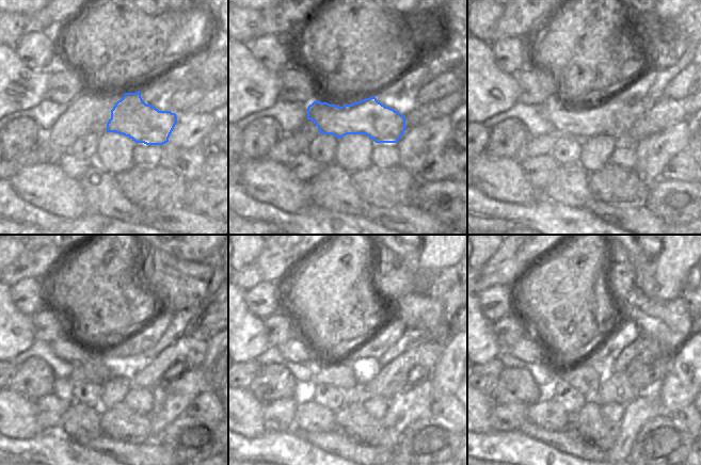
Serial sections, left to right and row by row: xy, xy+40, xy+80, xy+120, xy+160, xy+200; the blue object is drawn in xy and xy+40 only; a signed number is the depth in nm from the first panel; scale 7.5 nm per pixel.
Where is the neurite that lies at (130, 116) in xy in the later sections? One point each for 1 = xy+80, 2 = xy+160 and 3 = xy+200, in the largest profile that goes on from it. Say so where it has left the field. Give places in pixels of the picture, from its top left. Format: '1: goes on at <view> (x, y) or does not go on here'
1: goes on at xy+80 (612, 118)
2: goes on at xy+160 (295, 350)
3: goes on at xy+200 (527, 349)

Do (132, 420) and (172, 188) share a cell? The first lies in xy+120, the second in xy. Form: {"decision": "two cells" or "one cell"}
{"decision": "one cell"}

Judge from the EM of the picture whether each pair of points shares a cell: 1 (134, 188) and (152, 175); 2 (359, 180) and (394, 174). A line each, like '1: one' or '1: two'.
1: one
2: one

